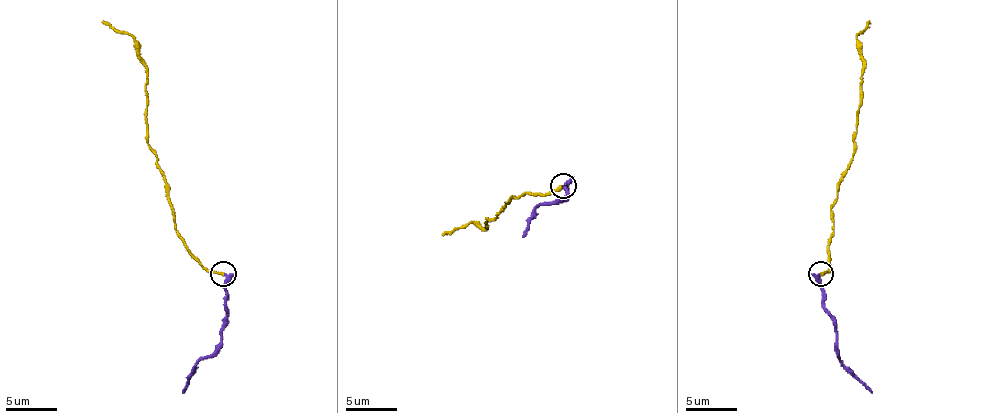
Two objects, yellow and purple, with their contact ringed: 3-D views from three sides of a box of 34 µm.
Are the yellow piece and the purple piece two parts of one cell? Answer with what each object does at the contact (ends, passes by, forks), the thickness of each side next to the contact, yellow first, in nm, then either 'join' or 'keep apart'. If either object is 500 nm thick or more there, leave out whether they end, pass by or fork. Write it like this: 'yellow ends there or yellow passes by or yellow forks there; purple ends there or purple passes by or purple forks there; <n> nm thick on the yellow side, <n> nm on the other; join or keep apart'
yellow ends there; purple ends there; 260 nm thick on the yellow side, 420 nm on the other; join

